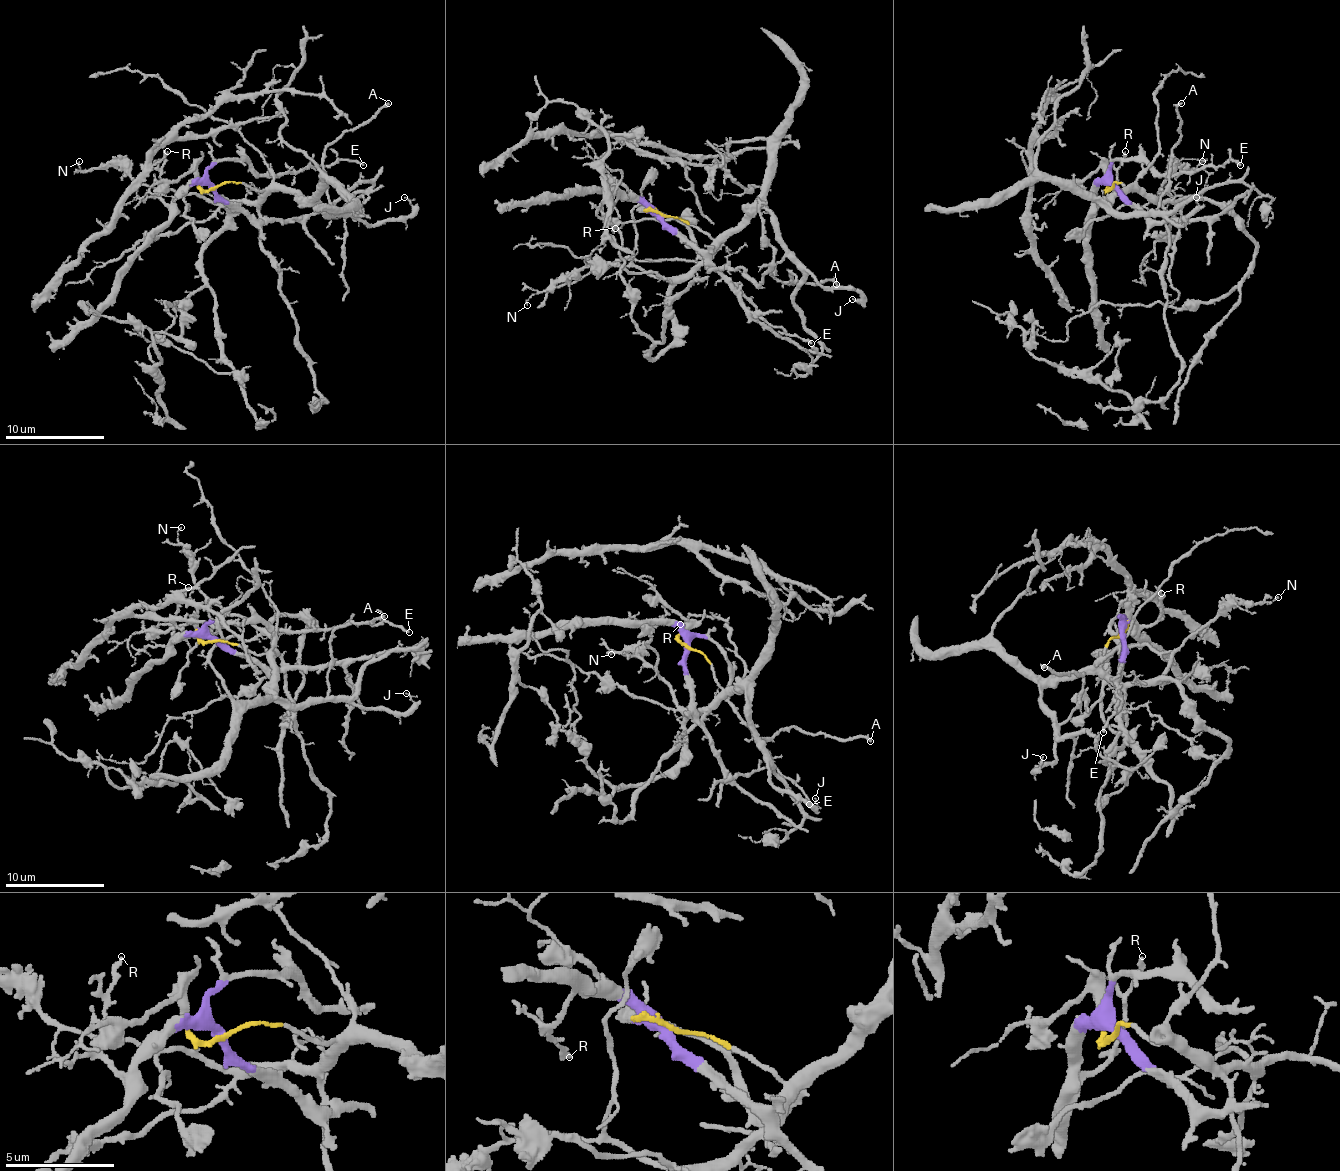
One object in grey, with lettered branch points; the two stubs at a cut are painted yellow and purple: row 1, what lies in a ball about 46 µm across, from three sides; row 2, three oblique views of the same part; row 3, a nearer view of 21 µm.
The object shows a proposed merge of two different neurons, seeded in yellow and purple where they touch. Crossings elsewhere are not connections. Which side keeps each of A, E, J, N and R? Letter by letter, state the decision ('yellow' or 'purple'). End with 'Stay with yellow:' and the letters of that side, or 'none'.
A: yellow
E: purple
J: yellow
N: yellow
R: purple
Stay with yellow: A, J, N

